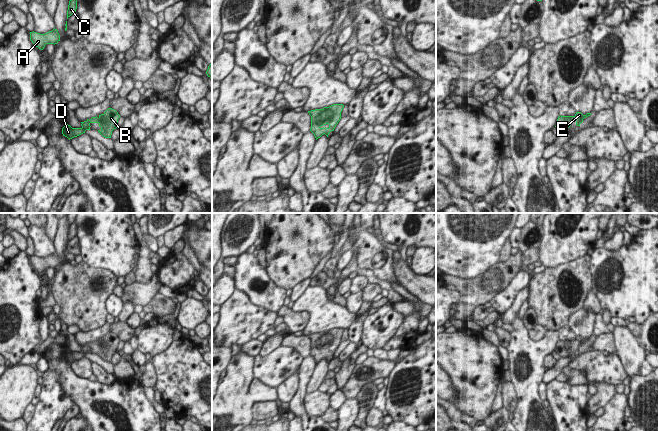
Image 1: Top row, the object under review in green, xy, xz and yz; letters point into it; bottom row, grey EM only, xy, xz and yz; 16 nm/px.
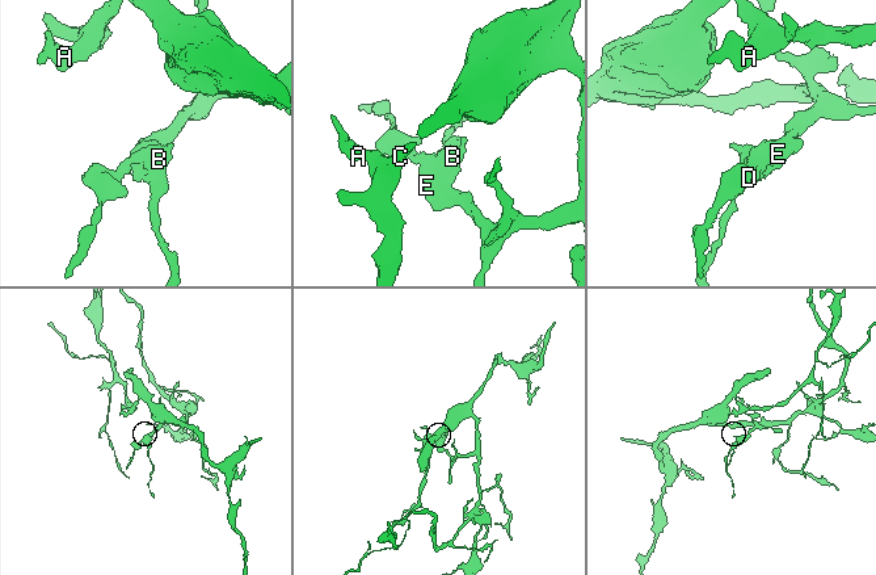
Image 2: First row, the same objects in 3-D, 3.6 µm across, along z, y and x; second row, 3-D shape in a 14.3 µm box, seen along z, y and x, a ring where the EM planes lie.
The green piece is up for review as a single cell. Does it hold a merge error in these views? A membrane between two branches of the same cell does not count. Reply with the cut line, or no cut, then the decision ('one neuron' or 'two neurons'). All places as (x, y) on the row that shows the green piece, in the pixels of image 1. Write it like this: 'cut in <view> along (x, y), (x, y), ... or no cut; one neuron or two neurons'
no cut; one neuron

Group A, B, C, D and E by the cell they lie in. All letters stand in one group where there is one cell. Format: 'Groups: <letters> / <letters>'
Groups: A B C D E.

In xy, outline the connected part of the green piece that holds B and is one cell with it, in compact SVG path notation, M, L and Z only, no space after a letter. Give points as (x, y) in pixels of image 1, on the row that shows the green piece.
M108 108L98 117L92 117L90 120L87 119L86 121L81 122L81 128L72 128L70 125L65 124L62 128L62 134L70 140L85 133L86 130L90 130L91 123L98 123L101 128L98 132L105 138L111 138L112 131L117 128L119 118L120 115L116 110Z

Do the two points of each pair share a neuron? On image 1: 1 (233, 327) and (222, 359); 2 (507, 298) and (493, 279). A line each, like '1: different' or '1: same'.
1: different
2: different

